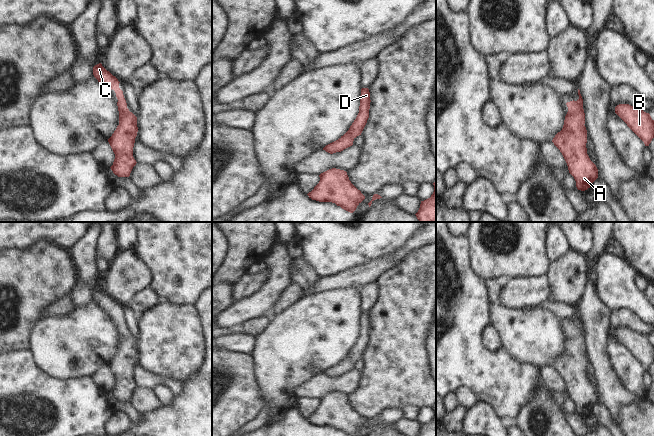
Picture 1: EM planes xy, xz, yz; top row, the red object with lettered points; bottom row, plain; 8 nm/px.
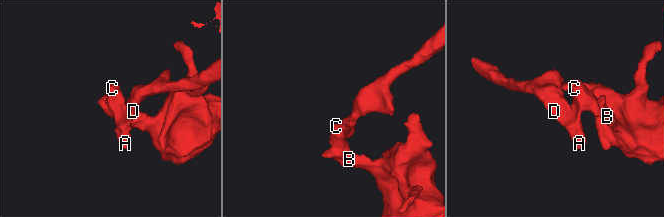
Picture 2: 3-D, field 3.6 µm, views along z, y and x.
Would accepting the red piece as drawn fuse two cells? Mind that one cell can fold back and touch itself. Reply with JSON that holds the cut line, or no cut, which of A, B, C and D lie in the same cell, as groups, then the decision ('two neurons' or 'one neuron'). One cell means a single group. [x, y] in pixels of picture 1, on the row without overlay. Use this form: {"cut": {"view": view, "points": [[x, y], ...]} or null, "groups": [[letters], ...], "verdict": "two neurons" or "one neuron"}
{"cut": null, "groups": [["A", "B", "C", "D"]], "verdict": "one neuron"}

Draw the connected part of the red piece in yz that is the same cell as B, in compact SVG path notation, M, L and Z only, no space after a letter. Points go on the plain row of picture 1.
M629 328L617 329L615 337L644 366L645 370L649 370L654 362L654 344L649 337Z

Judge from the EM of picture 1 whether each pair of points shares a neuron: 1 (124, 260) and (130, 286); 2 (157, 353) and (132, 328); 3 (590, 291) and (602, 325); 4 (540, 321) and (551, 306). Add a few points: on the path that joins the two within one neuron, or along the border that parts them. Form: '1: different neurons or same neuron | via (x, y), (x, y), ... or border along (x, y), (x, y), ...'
1: same neuron | via (126, 266), (126, 280)
2: different neurons | border along (132, 310), (138, 326), (136, 340)
3: same neuron | via (590, 299), (591, 308), (596, 317)
4: different neurons | border along (524, 308), (527, 310), (546, 309), (566, 325)

